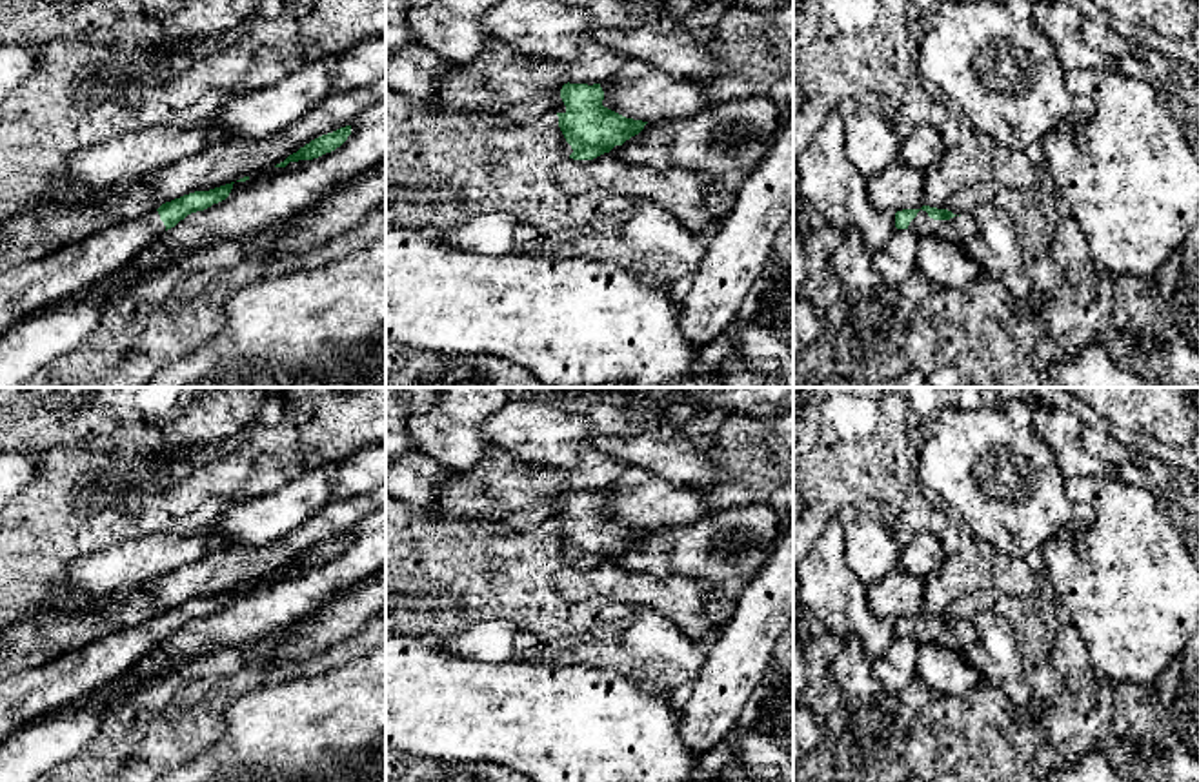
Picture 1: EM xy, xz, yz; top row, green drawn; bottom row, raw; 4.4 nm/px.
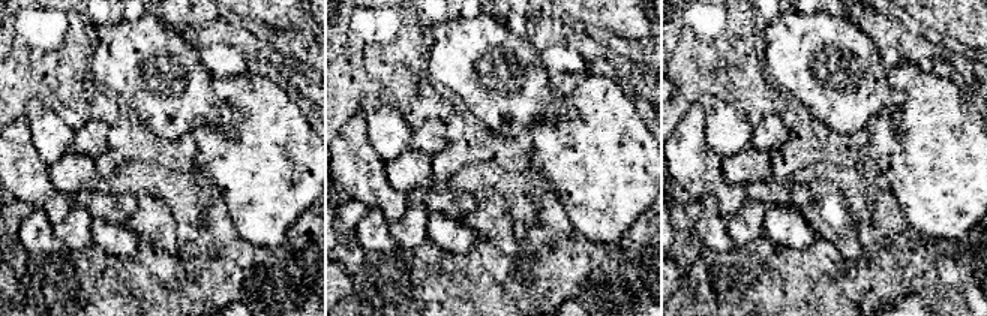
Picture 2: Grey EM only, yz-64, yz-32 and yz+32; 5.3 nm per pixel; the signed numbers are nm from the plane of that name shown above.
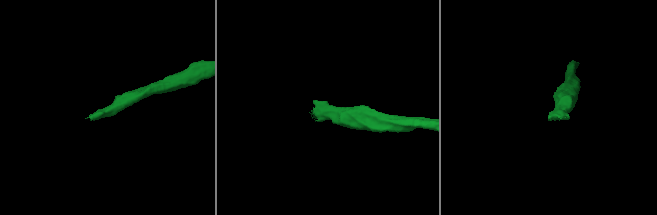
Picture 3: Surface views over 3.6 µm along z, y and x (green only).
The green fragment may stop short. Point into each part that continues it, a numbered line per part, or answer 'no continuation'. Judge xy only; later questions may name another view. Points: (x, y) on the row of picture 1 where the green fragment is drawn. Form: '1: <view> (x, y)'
1: xy (26, 288)

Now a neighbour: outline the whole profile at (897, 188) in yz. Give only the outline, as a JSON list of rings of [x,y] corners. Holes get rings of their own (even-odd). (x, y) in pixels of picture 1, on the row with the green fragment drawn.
[[[895,162],[868,180],[868,195],[872,206],[879,211],[921,209],[924,206],[924,173]]]

